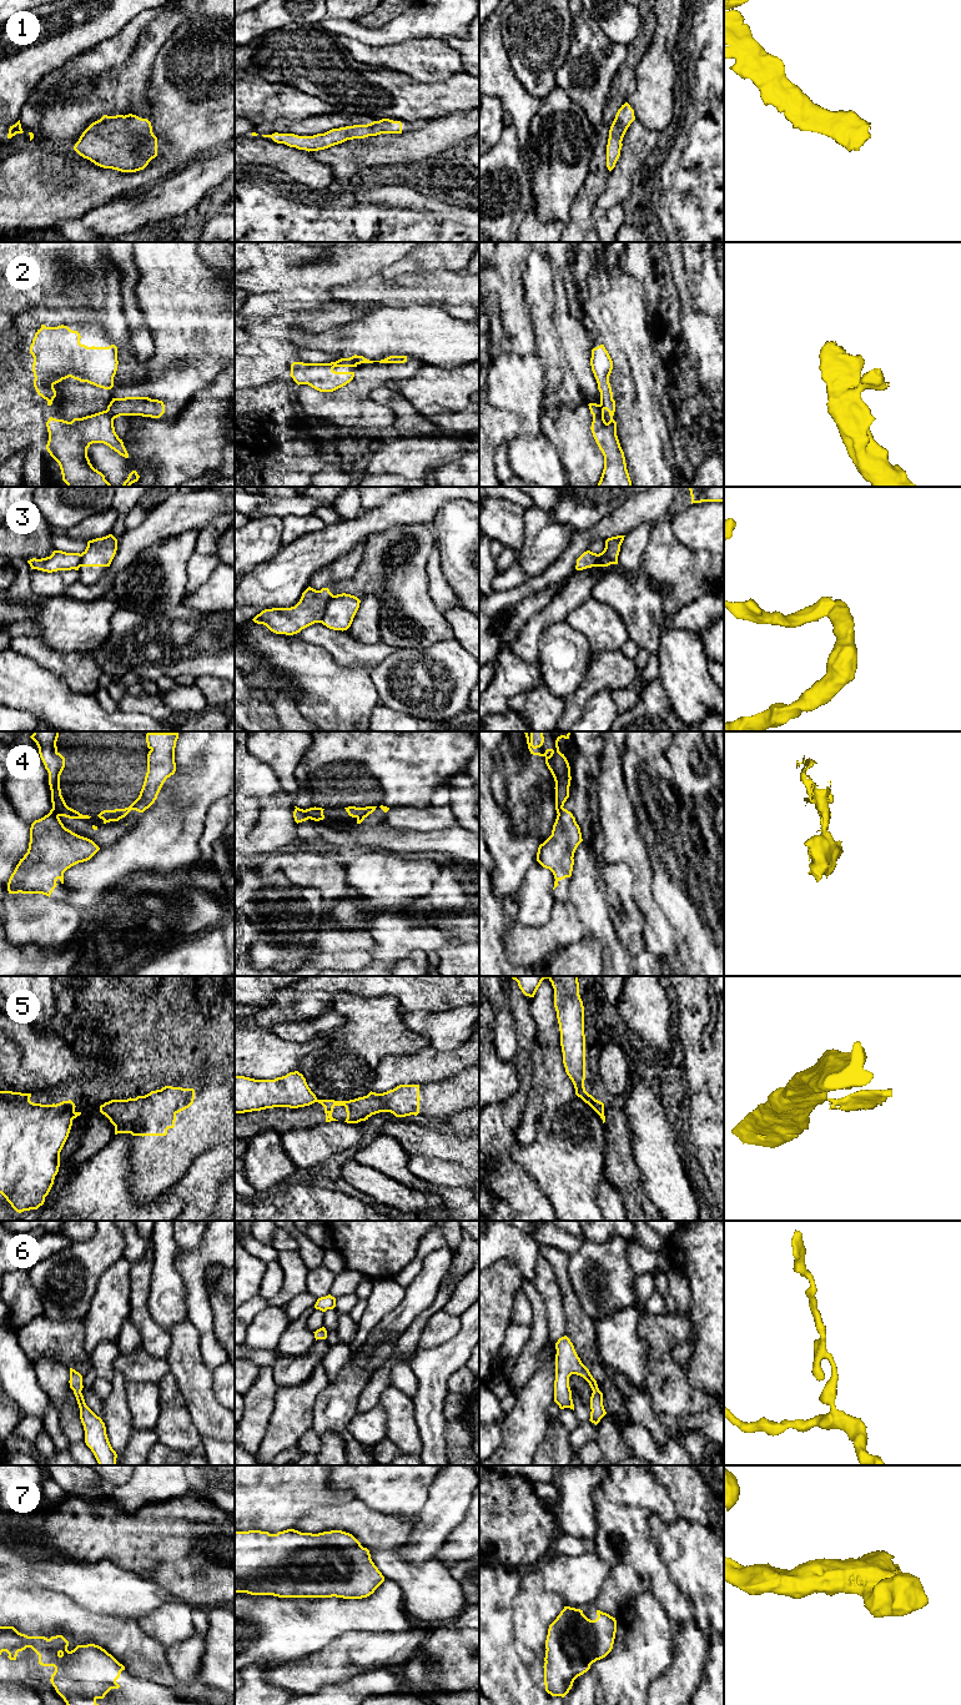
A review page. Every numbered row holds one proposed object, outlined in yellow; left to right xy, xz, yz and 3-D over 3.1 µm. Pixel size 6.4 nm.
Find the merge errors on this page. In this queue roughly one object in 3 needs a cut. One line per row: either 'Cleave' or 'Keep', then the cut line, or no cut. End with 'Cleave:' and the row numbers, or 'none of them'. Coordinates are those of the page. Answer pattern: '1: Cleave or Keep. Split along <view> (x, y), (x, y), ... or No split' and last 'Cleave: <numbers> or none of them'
1: Keep. No split
2: Cleave. Split along yz (600, 405), (600, 411), (593, 417)
3: Cleave. Split along xz (333, 596), (327, 602), (320, 622)
4: Cleave. Split along xz (296, 808), (308, 818)
5: Cleave. Split along yz (603, 1112), (604, 1121)
6: Keep. No split
7: Keep. No split
Cleave: 2, 3, 4, 5

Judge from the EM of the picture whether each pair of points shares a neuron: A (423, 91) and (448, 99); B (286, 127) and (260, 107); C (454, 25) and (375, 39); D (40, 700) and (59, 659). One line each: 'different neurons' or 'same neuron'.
A: same neuron
B: different neurons
C: same neuron
D: different neurons

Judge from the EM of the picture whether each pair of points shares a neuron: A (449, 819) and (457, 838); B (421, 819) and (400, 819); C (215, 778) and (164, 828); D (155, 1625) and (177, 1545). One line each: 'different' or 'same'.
A: different
B: same
C: same
D: different

